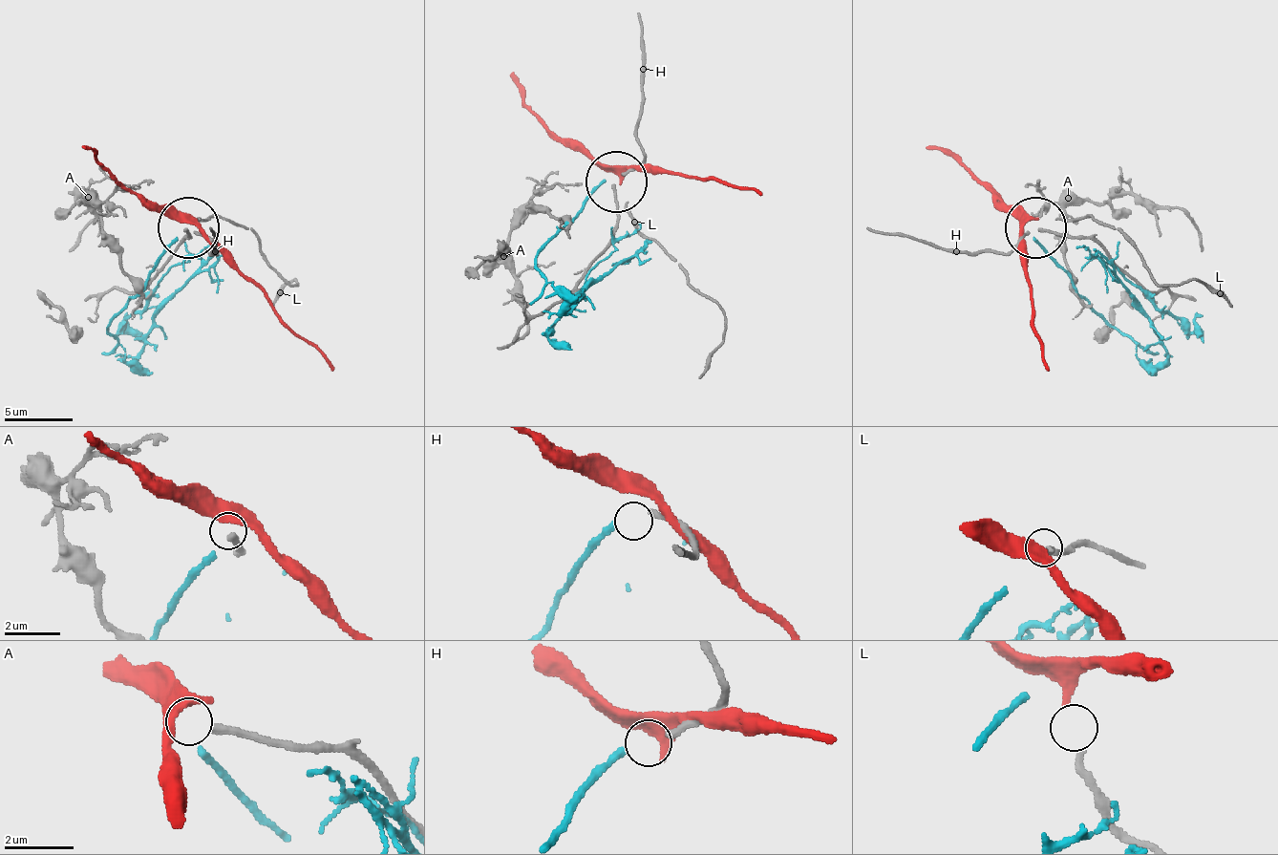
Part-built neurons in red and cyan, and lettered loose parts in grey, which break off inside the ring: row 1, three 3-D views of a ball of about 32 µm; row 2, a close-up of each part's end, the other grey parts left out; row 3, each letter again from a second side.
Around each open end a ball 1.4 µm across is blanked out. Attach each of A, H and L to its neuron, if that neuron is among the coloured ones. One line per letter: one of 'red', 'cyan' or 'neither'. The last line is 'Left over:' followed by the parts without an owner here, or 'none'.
A: neither
H: cyan
L: red
Left over: A

